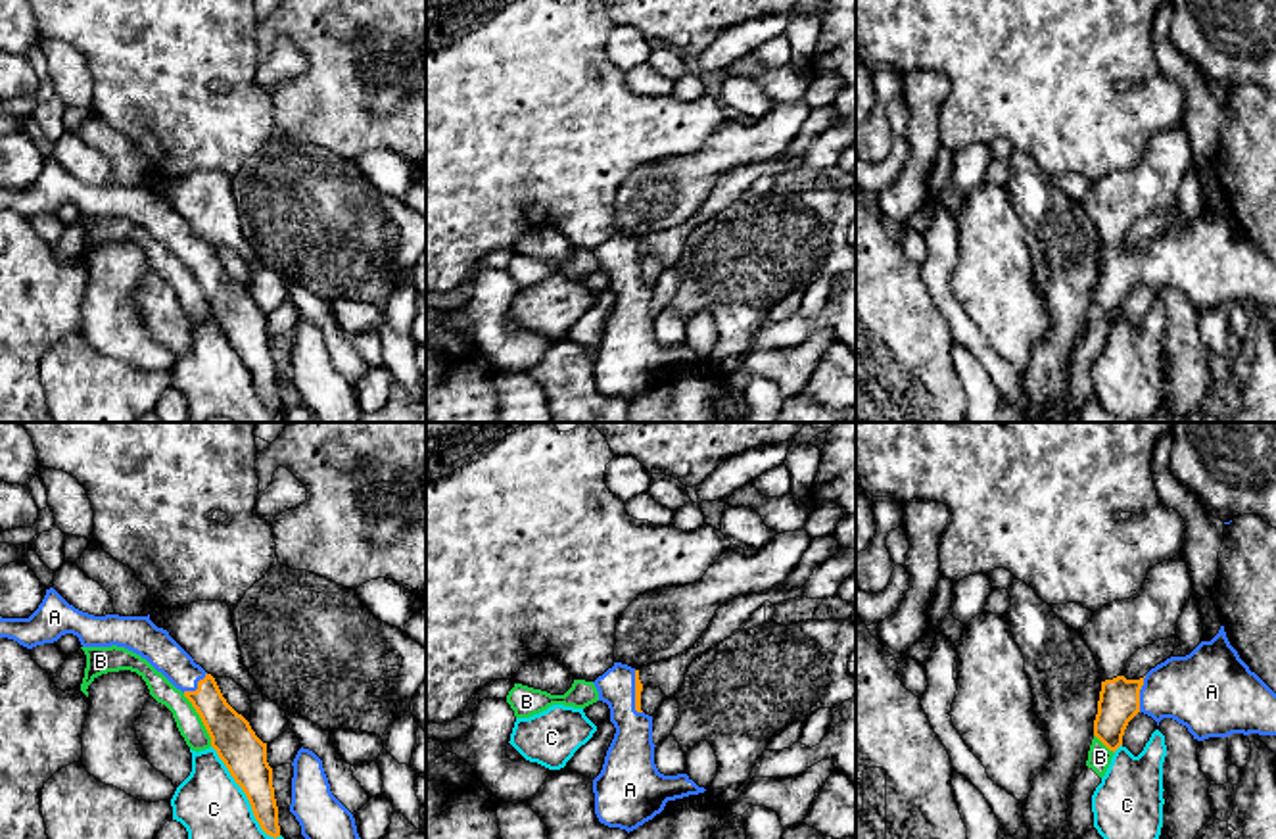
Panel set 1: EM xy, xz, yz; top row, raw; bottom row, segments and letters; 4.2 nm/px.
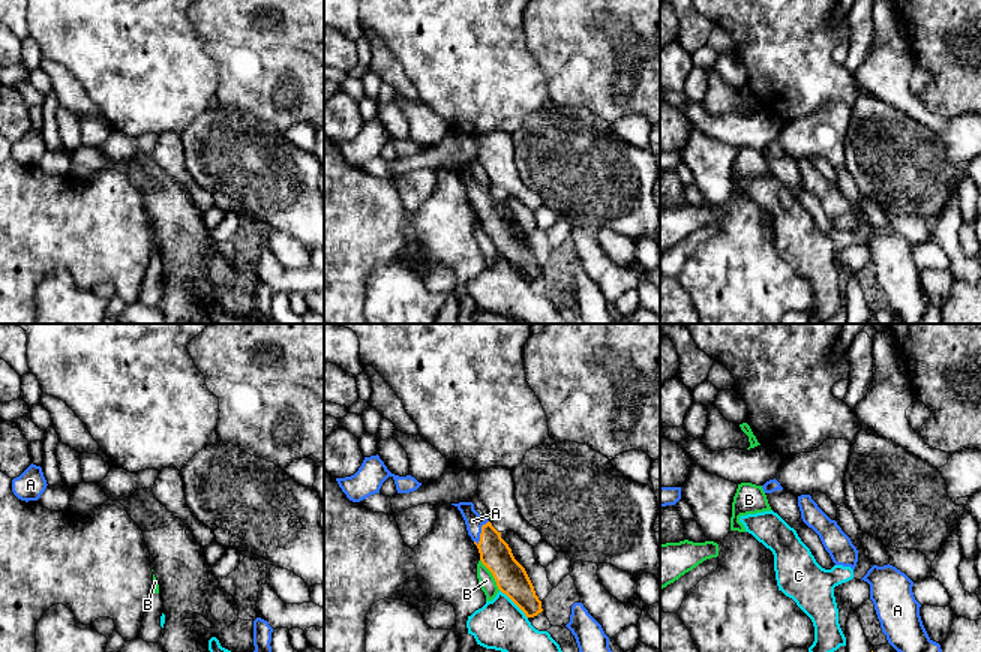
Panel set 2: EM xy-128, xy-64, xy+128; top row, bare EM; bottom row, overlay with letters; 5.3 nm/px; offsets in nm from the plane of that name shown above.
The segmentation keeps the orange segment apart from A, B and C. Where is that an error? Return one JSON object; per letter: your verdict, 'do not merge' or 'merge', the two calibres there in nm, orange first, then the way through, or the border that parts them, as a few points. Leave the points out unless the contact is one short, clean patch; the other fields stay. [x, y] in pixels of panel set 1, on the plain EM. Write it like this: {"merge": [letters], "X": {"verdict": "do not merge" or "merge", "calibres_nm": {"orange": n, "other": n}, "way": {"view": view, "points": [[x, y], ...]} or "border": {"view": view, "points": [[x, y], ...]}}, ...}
{"merge": ["A"], "A": {"verdict": "merge", "calibres_nm": {"orange": 30, "other": 190}}, "B": {"verdict": "do not merge", "calibres_nm": {"orange": 180, "other": 110}, "border": {"view": "xy", "points": [[183, 263], [198, 285], [212, 315]]}}, "C": {"verdict": "do not merge", "calibres_nm": {"orange": 180, "other": 280}}}

